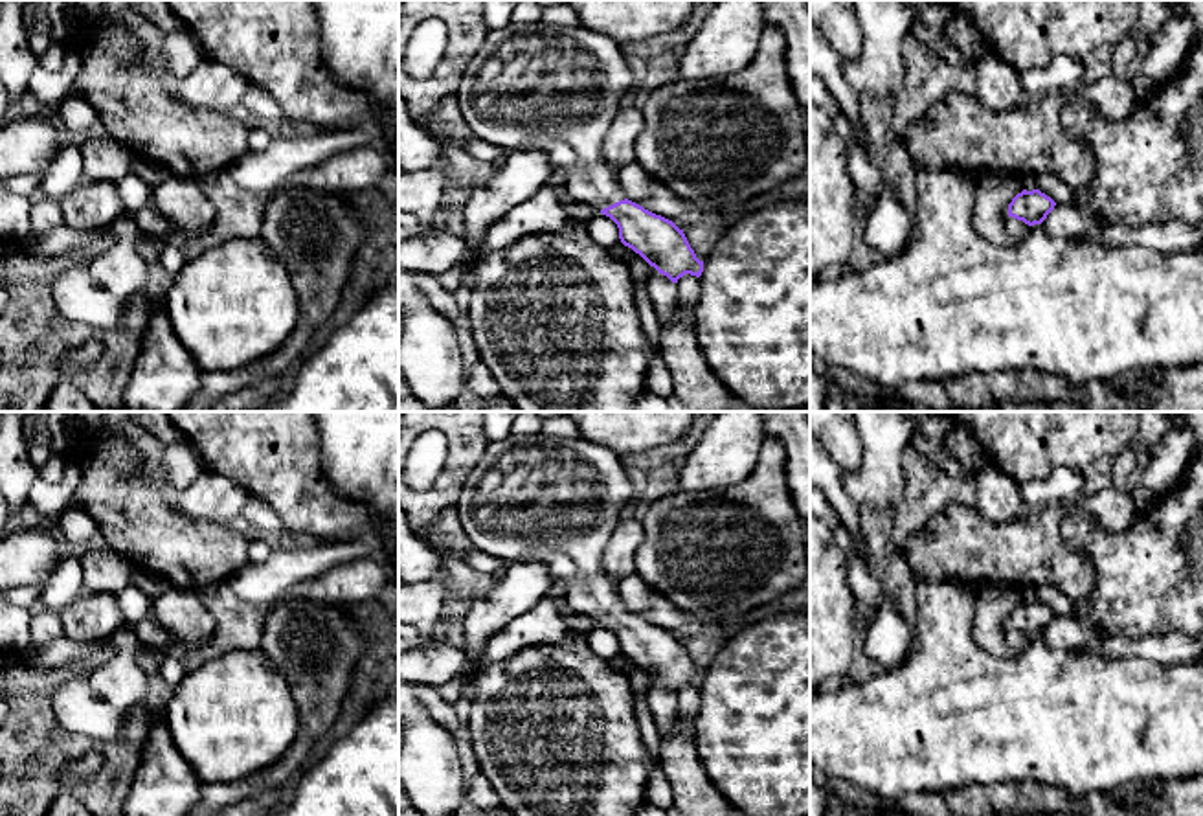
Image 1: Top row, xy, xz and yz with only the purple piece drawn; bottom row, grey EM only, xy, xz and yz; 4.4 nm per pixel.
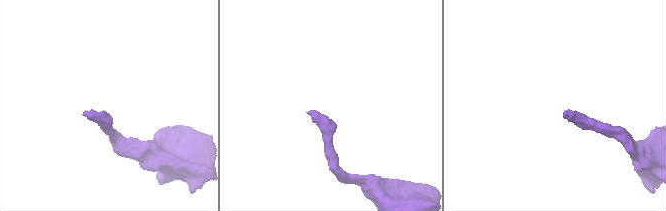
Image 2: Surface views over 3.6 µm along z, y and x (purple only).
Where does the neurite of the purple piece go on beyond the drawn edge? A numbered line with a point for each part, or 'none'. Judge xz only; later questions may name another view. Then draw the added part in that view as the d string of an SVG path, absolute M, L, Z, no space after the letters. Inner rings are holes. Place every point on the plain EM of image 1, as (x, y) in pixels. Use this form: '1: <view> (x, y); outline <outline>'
1: xz (553, 500); outline M520 436L490 441L468 472L455 511L474 550L507 562L544 564L566 584L566 608L604 621L624 612L617 579L601 564L621 511L637 498L623 458L584 437Z

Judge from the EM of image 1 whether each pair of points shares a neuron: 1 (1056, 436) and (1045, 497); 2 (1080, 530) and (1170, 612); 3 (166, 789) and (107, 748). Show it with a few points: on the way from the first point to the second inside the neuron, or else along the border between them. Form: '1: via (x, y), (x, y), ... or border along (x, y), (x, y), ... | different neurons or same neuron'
1: border along (1080, 469), (1055, 467), (1045, 476), (1020, 484) | different neurons
2: via (1102, 548), (1148, 590) | same neuron
3: border along (149, 726), (140, 765), (125, 796) | different neurons

